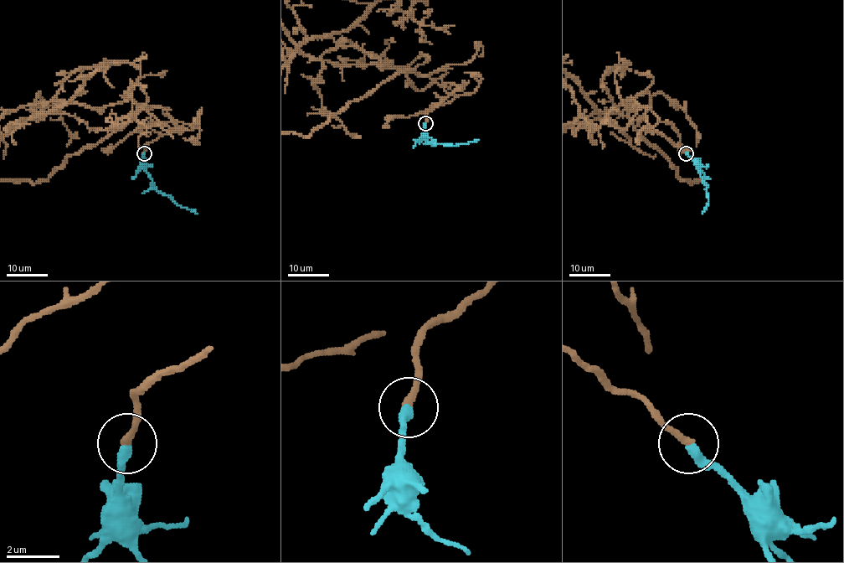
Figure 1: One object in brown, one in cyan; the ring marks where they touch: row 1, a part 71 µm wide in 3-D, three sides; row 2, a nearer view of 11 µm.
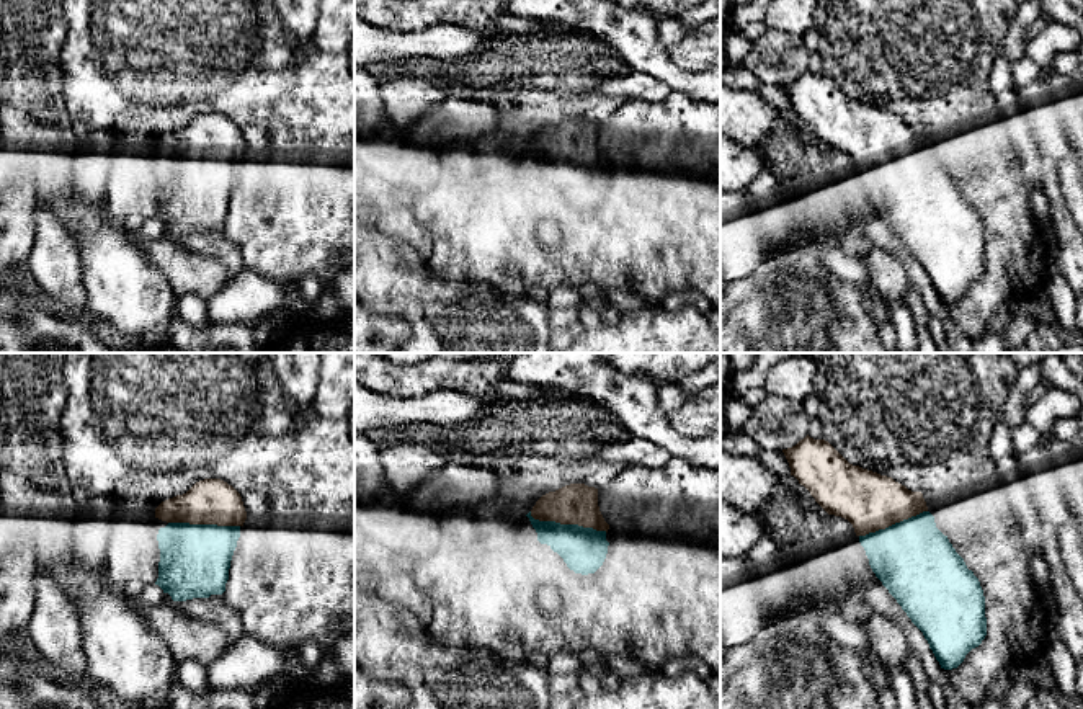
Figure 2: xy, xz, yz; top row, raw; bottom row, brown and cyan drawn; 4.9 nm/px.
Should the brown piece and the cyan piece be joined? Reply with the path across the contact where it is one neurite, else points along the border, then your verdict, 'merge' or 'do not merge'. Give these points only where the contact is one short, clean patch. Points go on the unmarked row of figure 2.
runs through xz (577, 138), (567, 157), (579, 169), (583, 183); merge

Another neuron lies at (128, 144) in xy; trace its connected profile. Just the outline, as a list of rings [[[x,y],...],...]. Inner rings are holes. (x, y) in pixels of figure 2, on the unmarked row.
[[[119,134],[114,137],[114,150],[123,154],[147,155],[155,152],[155,140],[140,136]]]

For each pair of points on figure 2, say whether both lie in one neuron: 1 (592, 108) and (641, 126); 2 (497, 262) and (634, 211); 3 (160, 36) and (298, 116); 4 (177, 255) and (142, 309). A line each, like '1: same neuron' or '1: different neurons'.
1: different neurons
2: same neuron
3: same neuron
4: different neurons

